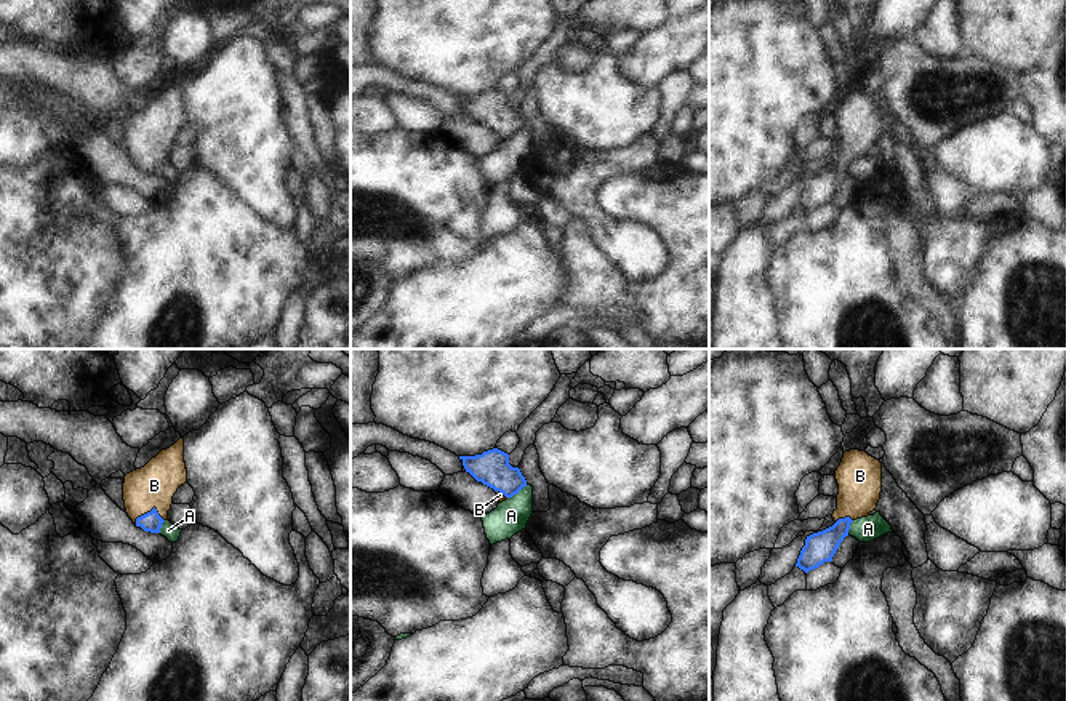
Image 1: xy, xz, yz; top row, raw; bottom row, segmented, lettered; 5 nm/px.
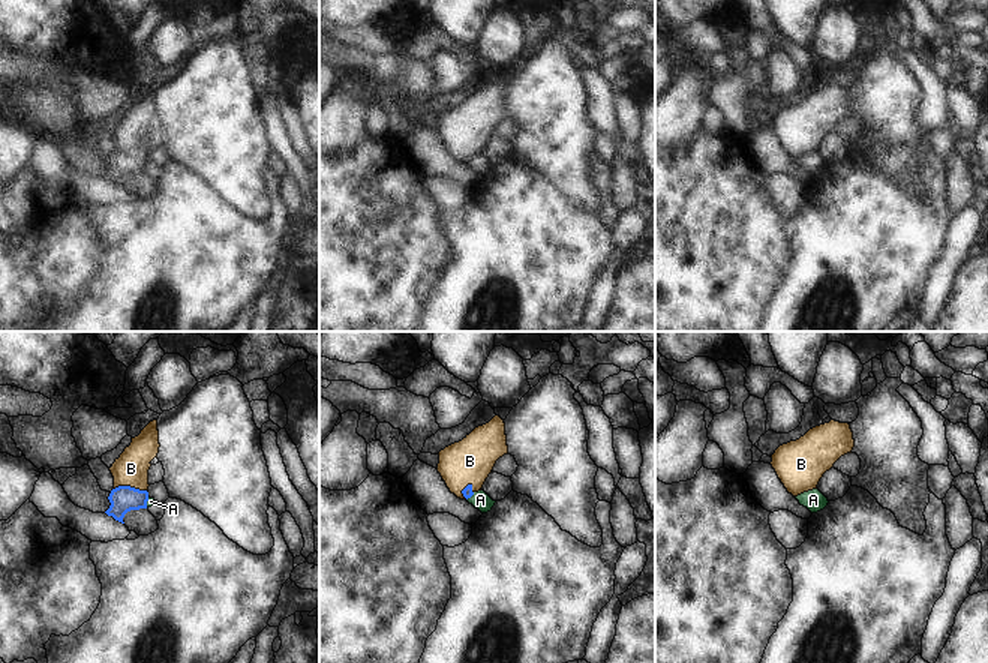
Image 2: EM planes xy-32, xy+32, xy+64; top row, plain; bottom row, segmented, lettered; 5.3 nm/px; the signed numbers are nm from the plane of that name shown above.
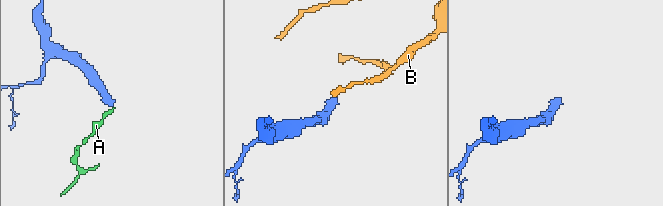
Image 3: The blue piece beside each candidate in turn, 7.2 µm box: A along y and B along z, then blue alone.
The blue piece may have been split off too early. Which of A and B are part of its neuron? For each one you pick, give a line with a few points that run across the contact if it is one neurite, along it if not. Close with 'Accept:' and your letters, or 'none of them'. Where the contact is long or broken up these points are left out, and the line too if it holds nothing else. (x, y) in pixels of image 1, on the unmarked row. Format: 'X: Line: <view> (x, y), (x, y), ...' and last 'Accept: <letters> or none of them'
B: Line: xy (151, 164), (151, 152), (151, 130), (154, 127)
Accept: B.

